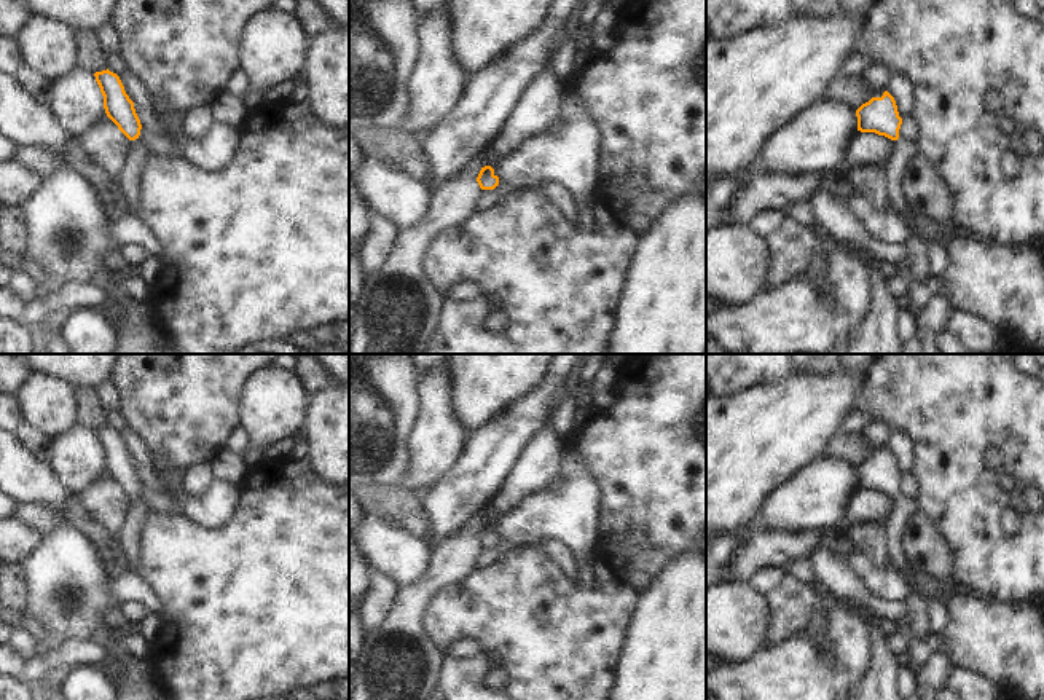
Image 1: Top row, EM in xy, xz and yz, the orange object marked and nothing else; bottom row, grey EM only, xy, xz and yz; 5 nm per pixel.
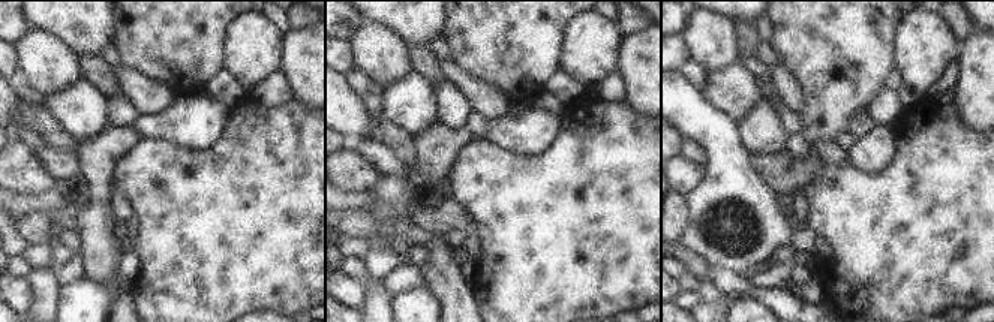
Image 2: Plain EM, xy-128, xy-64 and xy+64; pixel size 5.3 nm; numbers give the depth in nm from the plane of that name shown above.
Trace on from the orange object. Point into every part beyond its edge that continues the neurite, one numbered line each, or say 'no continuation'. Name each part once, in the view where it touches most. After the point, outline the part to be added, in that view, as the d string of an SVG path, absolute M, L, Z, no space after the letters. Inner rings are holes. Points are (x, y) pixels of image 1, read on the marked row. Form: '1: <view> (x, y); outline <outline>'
1: xy (128, 179); outline M131 140L124 166L118 175L120 191L128 201L129 212L137 217L139 212L139 179L145 159L150 153L142 147L140 140Z

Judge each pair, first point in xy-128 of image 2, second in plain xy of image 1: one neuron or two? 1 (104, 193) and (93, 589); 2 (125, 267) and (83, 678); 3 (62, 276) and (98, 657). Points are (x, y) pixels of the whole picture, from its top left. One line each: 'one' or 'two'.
1: two
2: one
3: one

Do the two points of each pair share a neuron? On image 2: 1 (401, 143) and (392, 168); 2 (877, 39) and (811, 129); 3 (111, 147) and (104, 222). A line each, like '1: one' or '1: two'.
1: two
2: one
3: one

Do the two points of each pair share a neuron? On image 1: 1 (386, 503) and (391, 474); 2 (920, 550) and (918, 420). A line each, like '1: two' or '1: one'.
1: two
2: two

